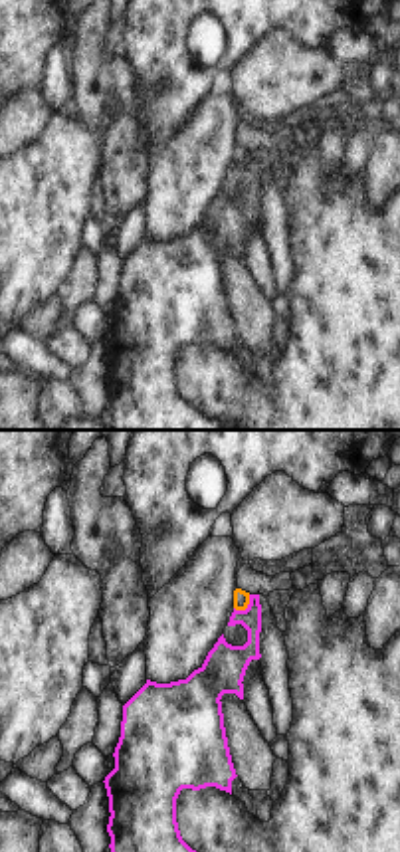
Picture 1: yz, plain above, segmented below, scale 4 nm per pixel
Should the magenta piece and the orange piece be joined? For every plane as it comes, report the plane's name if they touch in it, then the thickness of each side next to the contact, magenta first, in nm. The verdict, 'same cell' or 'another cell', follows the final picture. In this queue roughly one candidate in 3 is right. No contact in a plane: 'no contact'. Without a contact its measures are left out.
yz | 170/60 nm

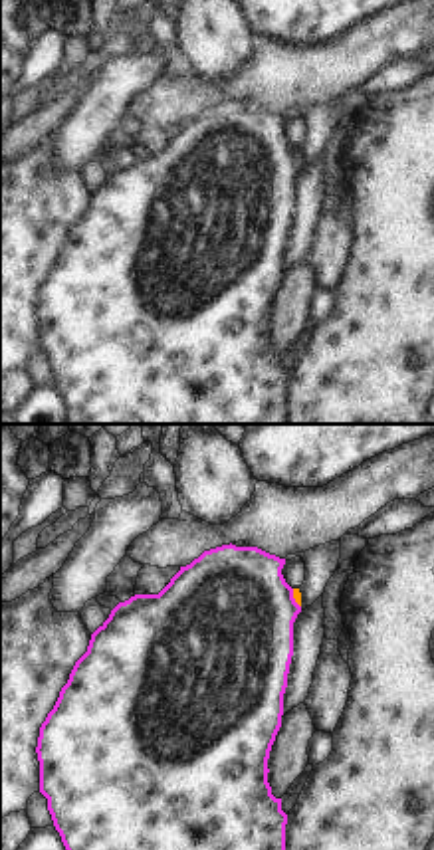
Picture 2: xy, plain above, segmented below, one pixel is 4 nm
xy | 480/30 nm

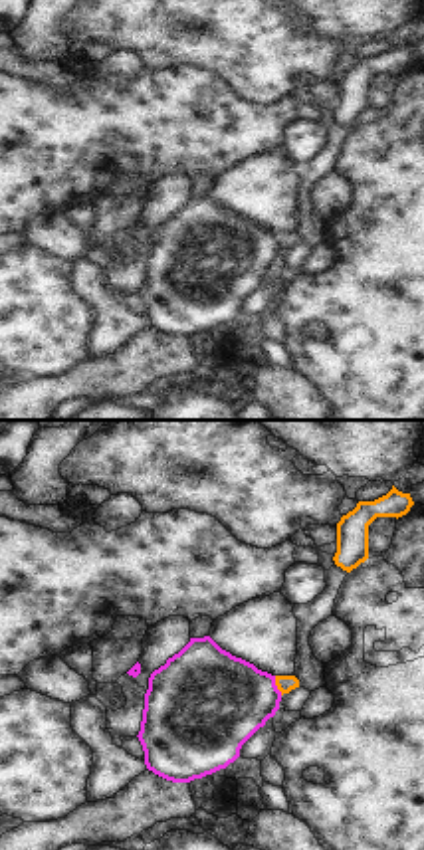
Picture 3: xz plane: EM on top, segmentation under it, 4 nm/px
xz | 400/70 nm

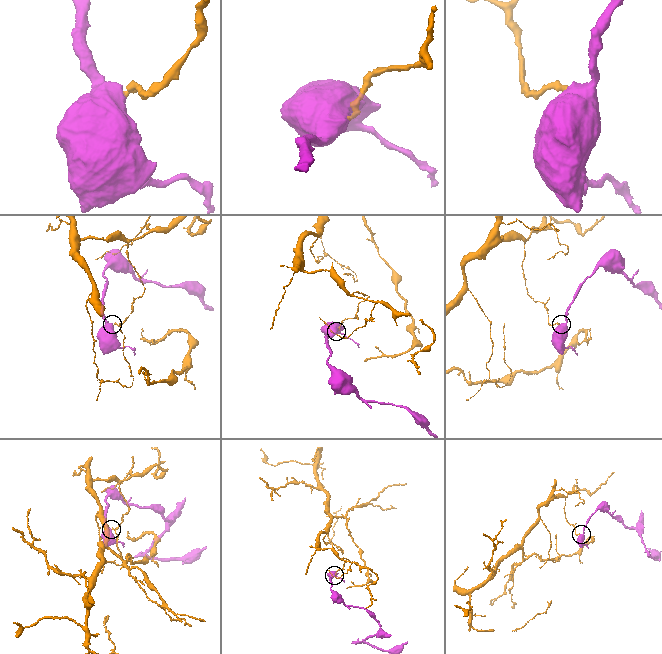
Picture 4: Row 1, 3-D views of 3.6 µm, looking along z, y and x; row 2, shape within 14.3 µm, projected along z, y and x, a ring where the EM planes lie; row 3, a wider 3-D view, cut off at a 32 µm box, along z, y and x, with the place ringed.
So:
another cell

